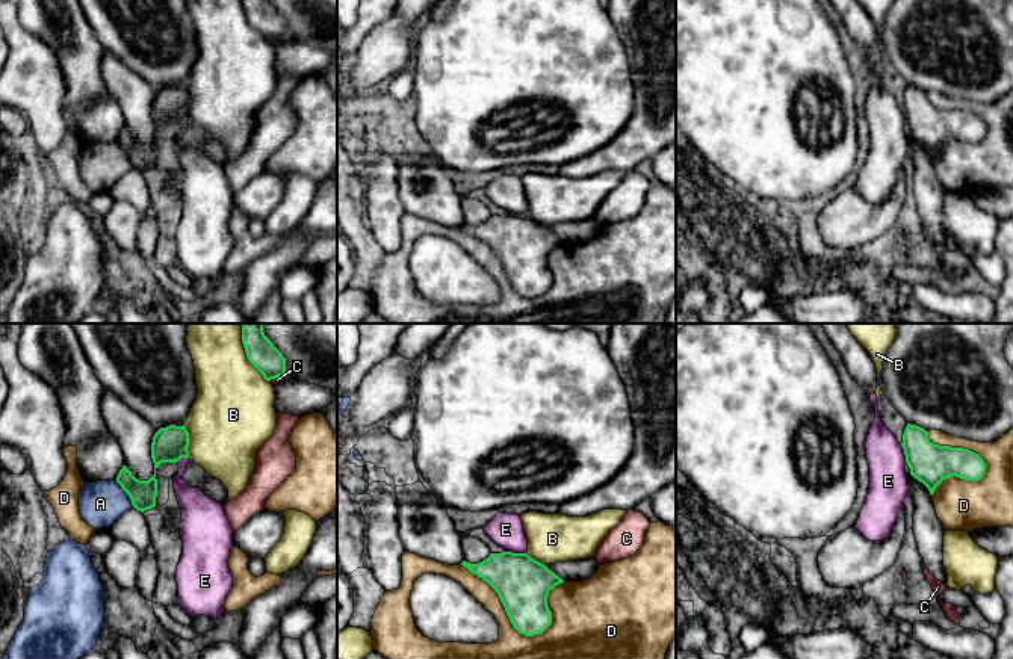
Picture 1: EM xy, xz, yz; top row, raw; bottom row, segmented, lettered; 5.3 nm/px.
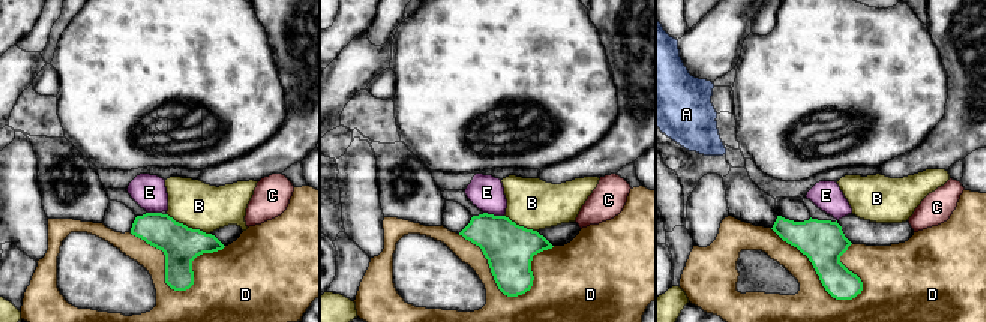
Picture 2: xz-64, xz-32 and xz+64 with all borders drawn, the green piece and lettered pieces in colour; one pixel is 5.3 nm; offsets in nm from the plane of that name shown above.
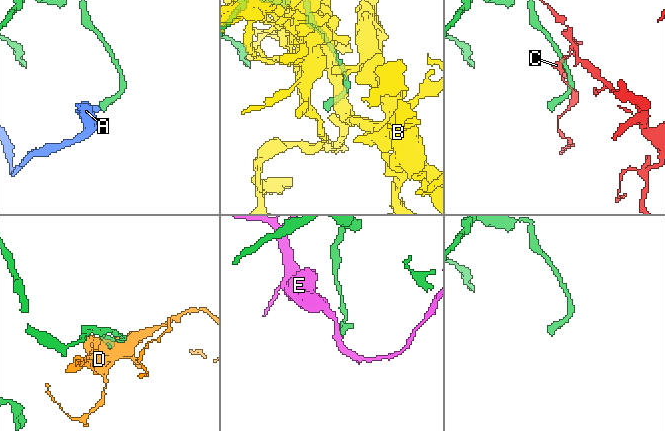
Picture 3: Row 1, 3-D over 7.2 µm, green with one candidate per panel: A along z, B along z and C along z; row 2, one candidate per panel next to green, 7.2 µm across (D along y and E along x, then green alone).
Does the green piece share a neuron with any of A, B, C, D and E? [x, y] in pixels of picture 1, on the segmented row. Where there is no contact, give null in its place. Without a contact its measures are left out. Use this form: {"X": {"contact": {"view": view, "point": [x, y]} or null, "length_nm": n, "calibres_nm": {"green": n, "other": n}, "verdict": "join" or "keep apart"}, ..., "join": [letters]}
{"A": {"contact": {"view": "xy", "point": [127, 493]}, "length_nm": 170, "calibres_nm": {"green": 140, "other": 240}, "verdict": "keep apart"}, "B": {"contact": {"view": "xy", "point": [245, 352]}, "length_nm": 340, "calibres_nm": {"green": 160, "other": 380}, "verdict": "keep apart"}, "C": {"contact": {"view": "xy", "point": [275, 377]}, "length_nm": 90, "calibres_nm": {"green": 160, "other": 30}, "verdict": "keep apart"}, "D": {"contact": {"view": "xz", "point": [505, 611]}, "length_nm": 600, "calibres_nm": {"green": 280, "other": 150}, "verdict": "keep apart"}, "E": {"contact": {"view": "xz", "point": [517, 553]}, "length_nm": 110, "calibres_nm": {"green": 280, "other": 180}, "verdict": "keep apart"}, "join": []}

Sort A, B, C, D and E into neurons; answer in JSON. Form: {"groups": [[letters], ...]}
{"groups": [["A"], ["B"], ["C"], ["D"], ["E"]]}

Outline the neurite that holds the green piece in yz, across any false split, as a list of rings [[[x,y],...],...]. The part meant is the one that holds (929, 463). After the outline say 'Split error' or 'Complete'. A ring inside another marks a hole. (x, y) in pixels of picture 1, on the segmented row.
[[[907,423],[901,446],[910,475],[922,482],[931,496],[949,476],[980,481],[986,472],[986,463],[978,453],[963,447],[934,444],[928,432],[916,425]]]. Complete

